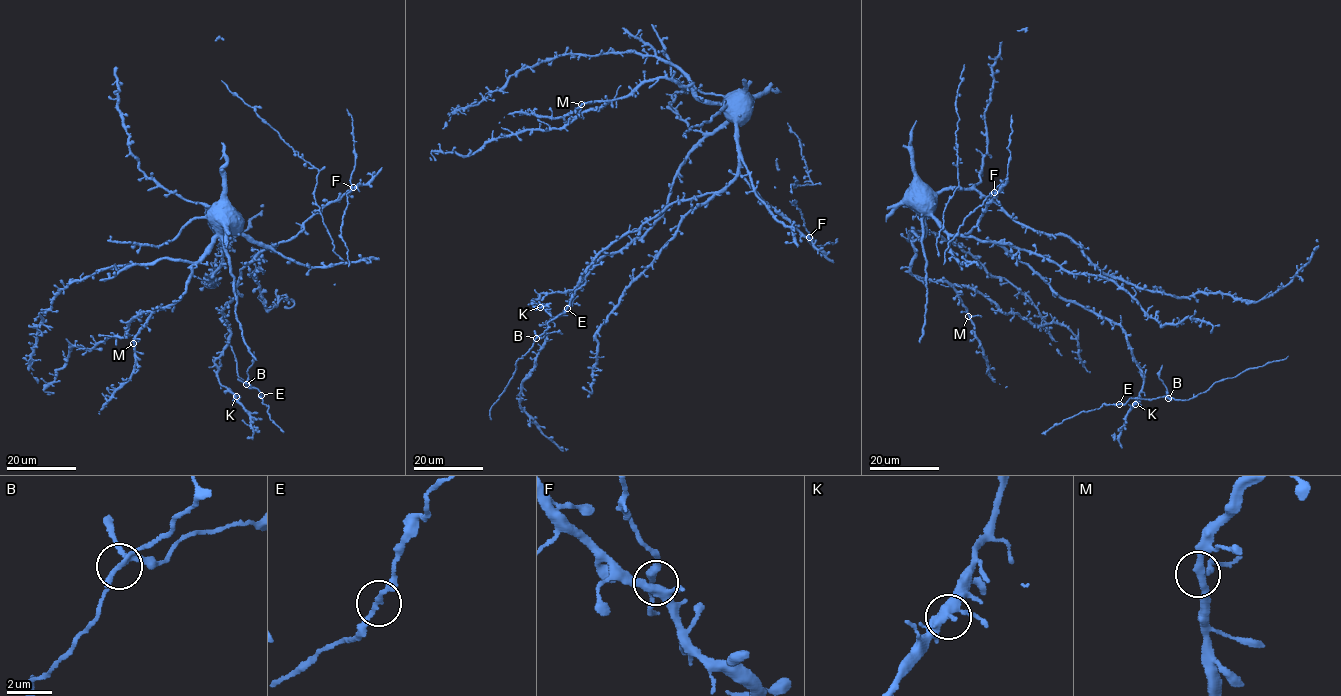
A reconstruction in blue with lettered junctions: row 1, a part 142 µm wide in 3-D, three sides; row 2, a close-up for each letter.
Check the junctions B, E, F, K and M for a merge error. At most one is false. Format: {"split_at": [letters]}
{"split_at": ["B"]}

